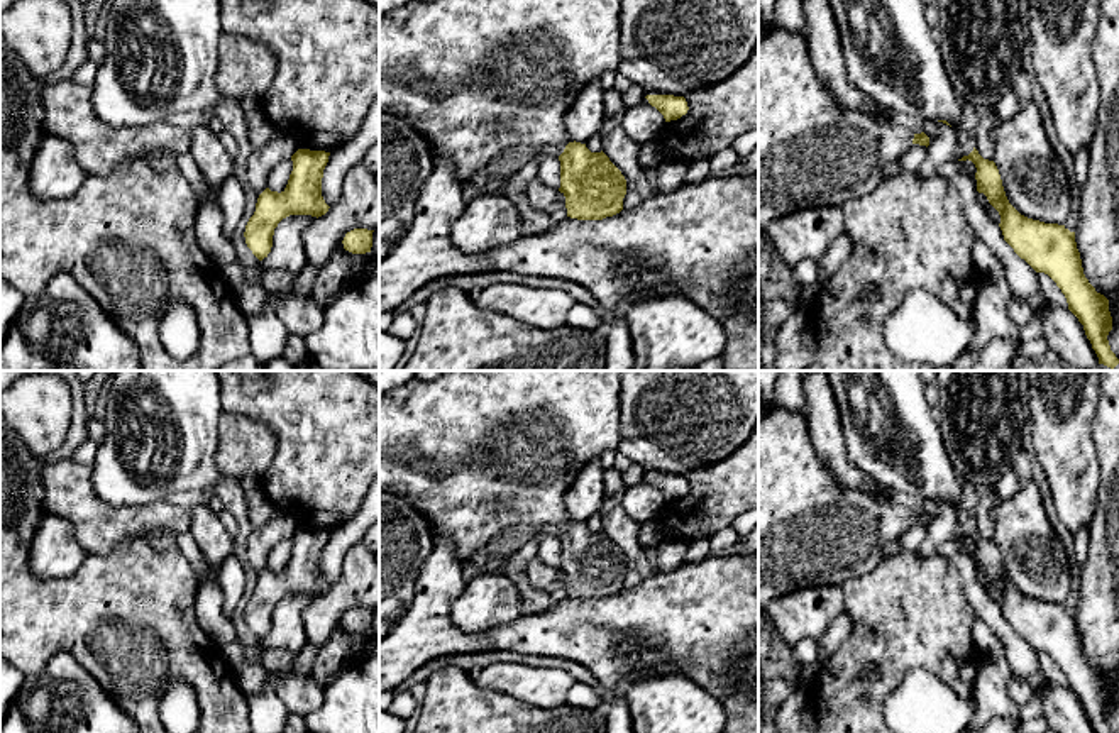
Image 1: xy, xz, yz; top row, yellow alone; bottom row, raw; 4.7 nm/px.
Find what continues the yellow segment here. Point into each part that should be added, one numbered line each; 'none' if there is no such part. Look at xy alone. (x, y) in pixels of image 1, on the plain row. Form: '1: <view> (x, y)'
none

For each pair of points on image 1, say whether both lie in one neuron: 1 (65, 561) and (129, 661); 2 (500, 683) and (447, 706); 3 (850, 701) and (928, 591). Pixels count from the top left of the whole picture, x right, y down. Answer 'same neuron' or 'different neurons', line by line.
1: different neurons
2: different neurons
3: same neuron

